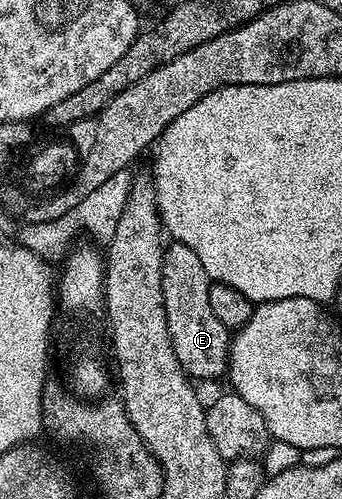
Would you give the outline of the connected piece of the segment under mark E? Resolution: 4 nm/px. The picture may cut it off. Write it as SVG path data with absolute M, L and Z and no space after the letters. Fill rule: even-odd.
M172 241L163 252L161 288L165 300L165 320L177 352L177 360L192 379L219 378L227 374L227 355L231 348L232 335L225 324L217 320L209 304L212 281L207 277L197 252L185 244Z

